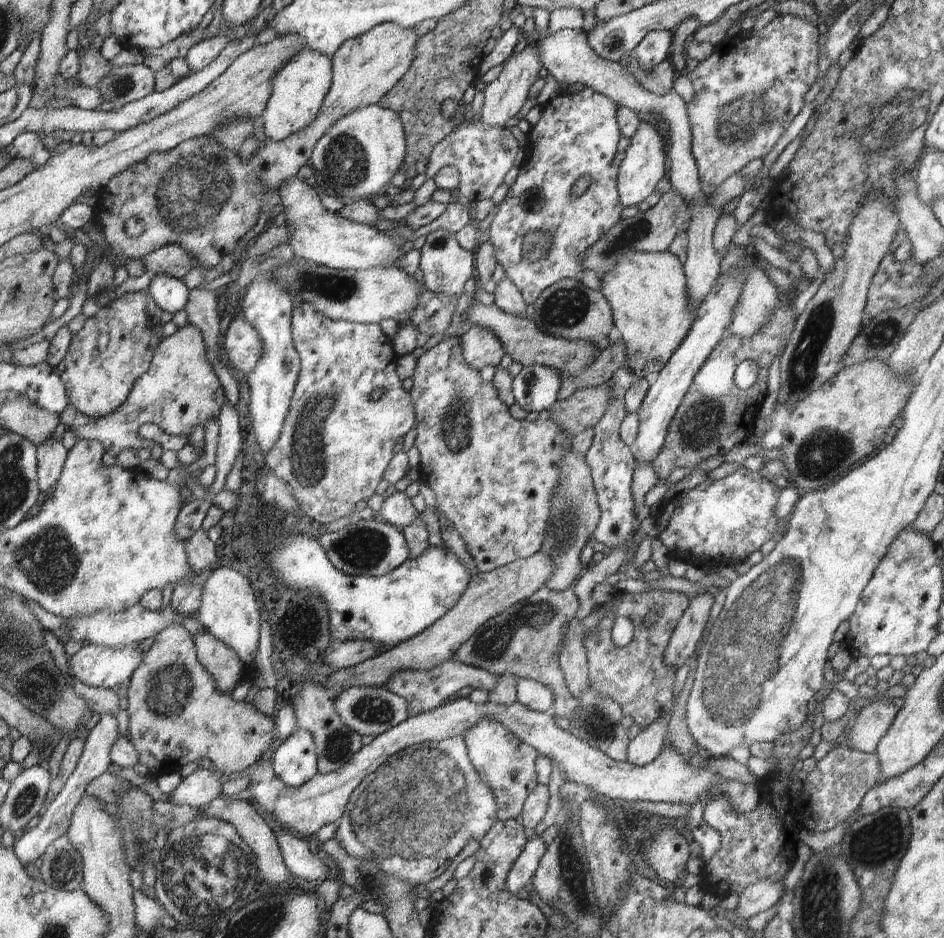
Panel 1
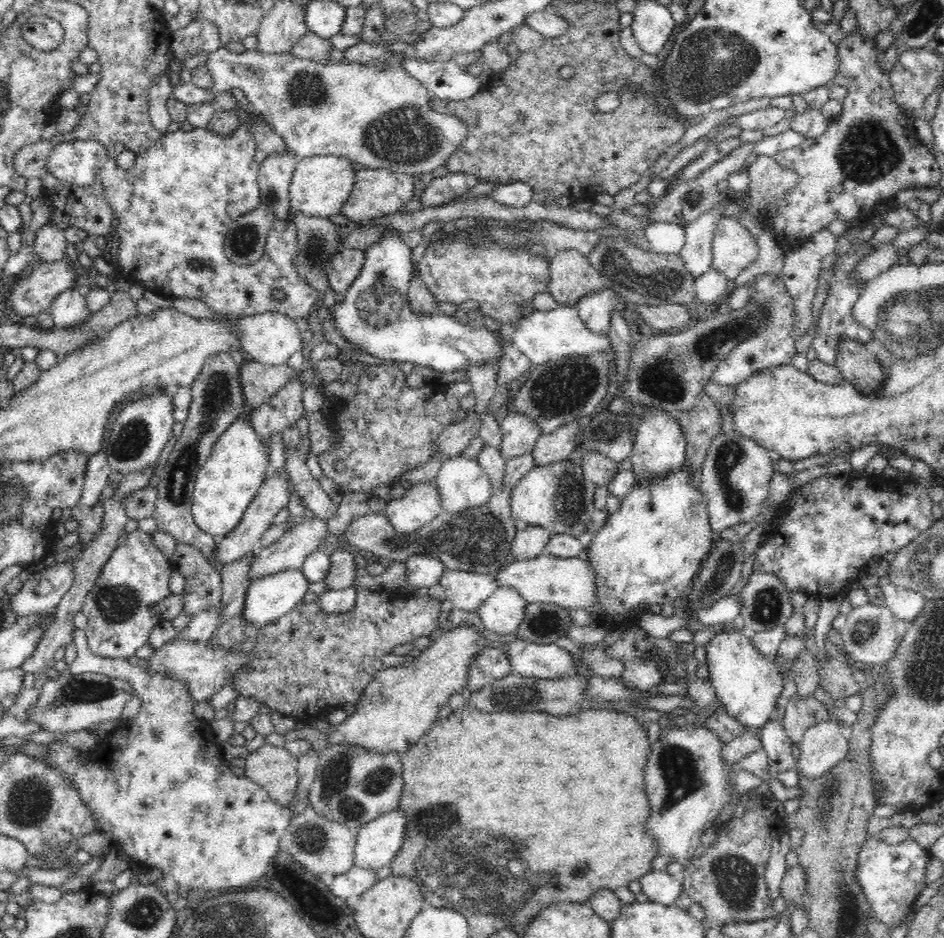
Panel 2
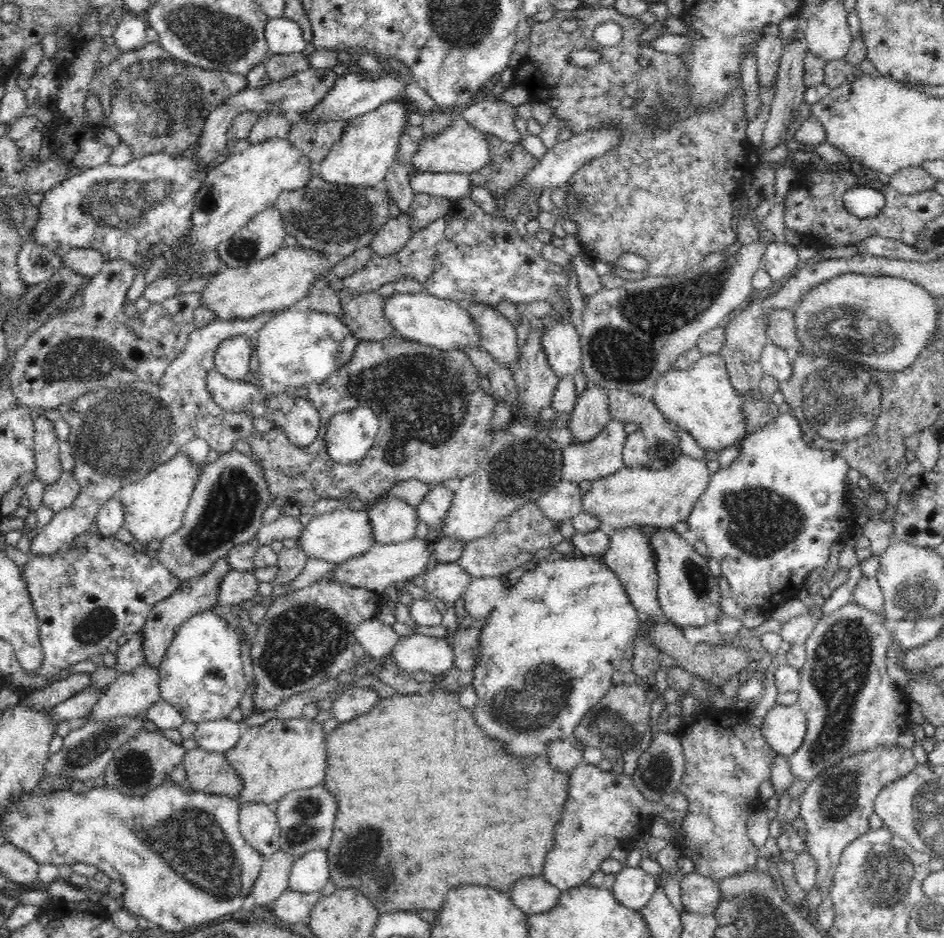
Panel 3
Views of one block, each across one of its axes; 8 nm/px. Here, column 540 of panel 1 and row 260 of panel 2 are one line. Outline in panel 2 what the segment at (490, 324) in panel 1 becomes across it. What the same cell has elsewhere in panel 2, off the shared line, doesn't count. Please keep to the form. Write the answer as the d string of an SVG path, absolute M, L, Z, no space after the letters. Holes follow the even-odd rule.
M340 247L326 266L328 283L334 292L346 292L356 280L365 262L365 251Z

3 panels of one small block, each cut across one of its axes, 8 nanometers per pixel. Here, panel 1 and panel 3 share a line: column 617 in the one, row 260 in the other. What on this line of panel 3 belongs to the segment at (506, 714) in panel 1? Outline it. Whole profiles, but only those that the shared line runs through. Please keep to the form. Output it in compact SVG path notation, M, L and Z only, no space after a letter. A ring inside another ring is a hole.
M768 243L761 260L761 266L771 276L771 280L786 278L794 268L802 263L798 258L798 248L788 243Z

